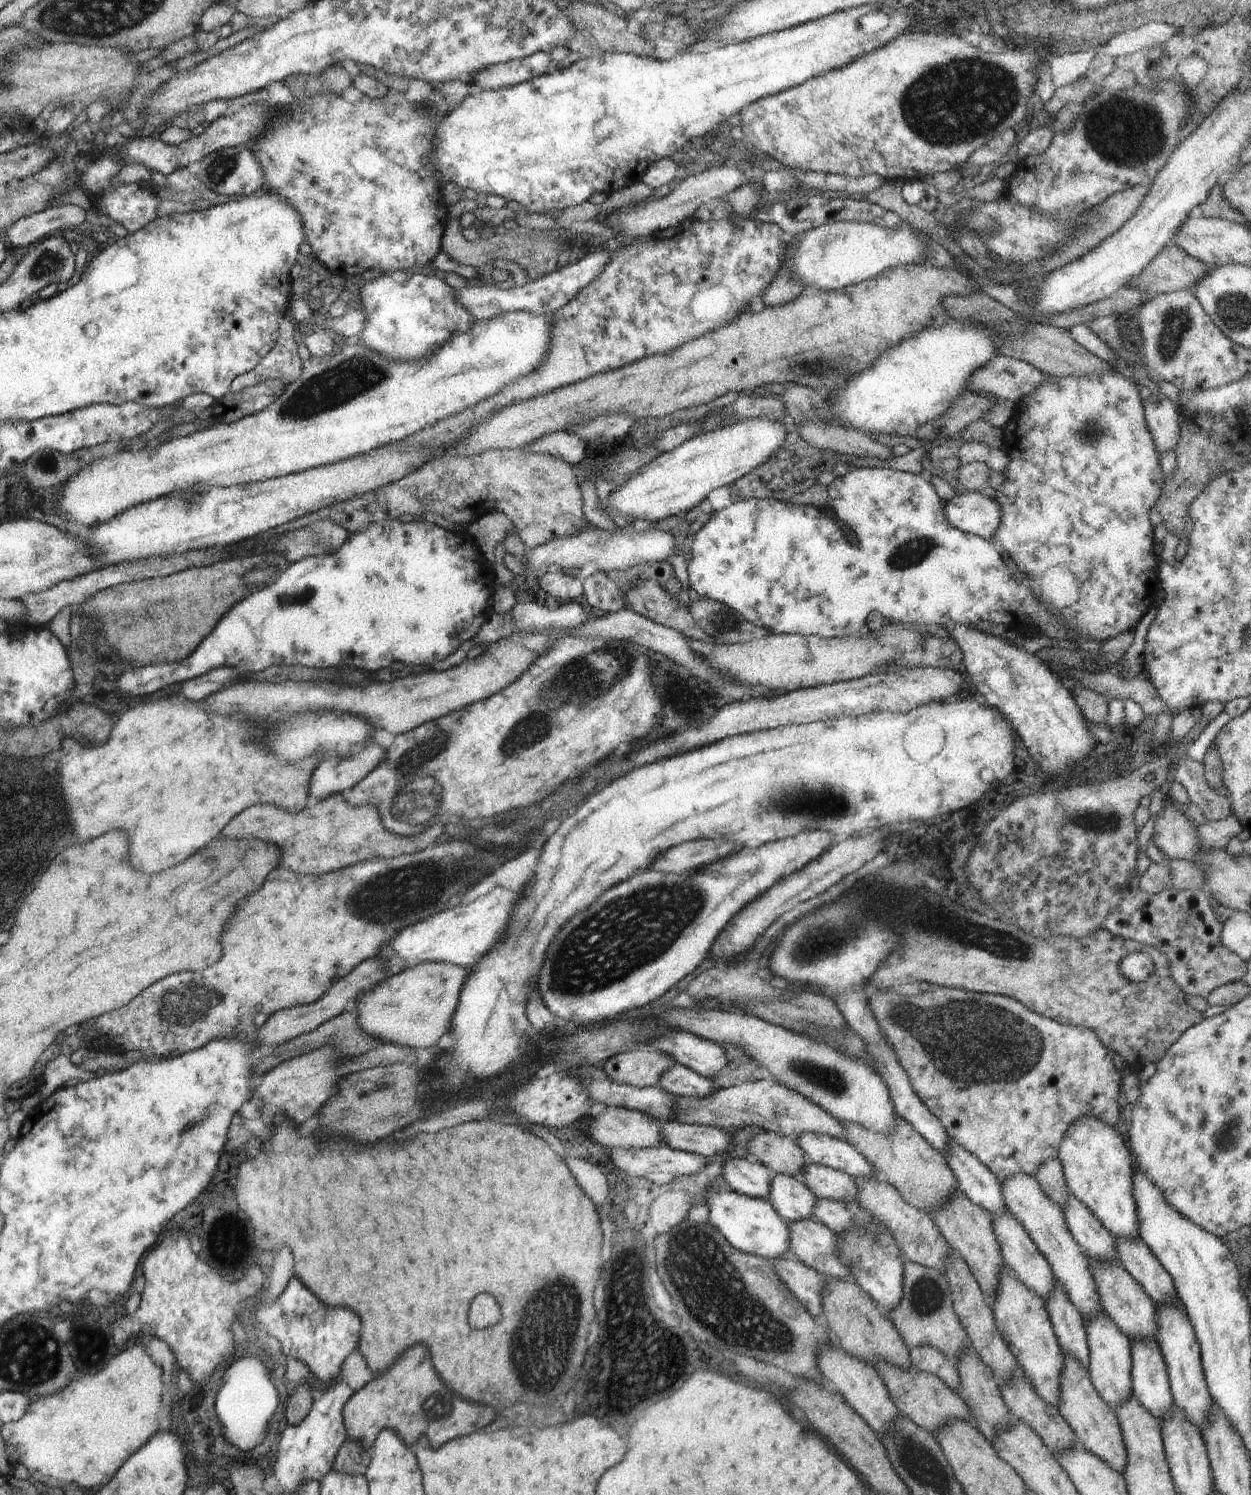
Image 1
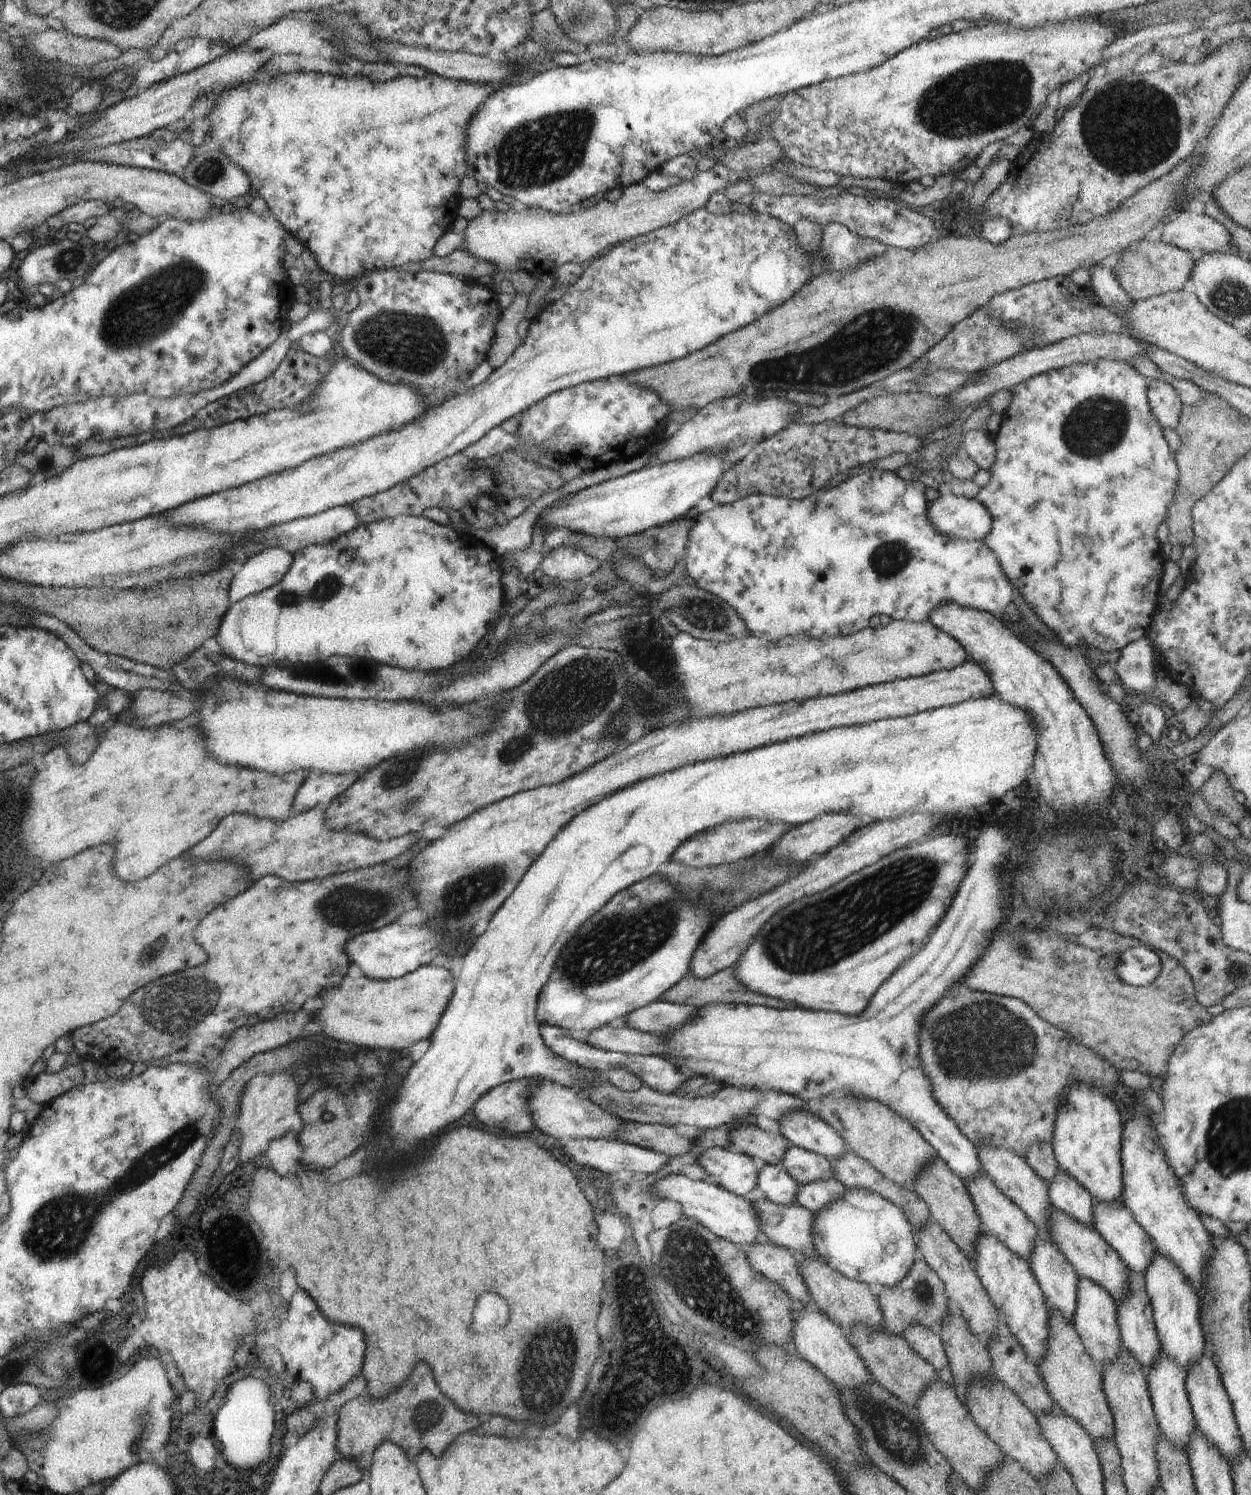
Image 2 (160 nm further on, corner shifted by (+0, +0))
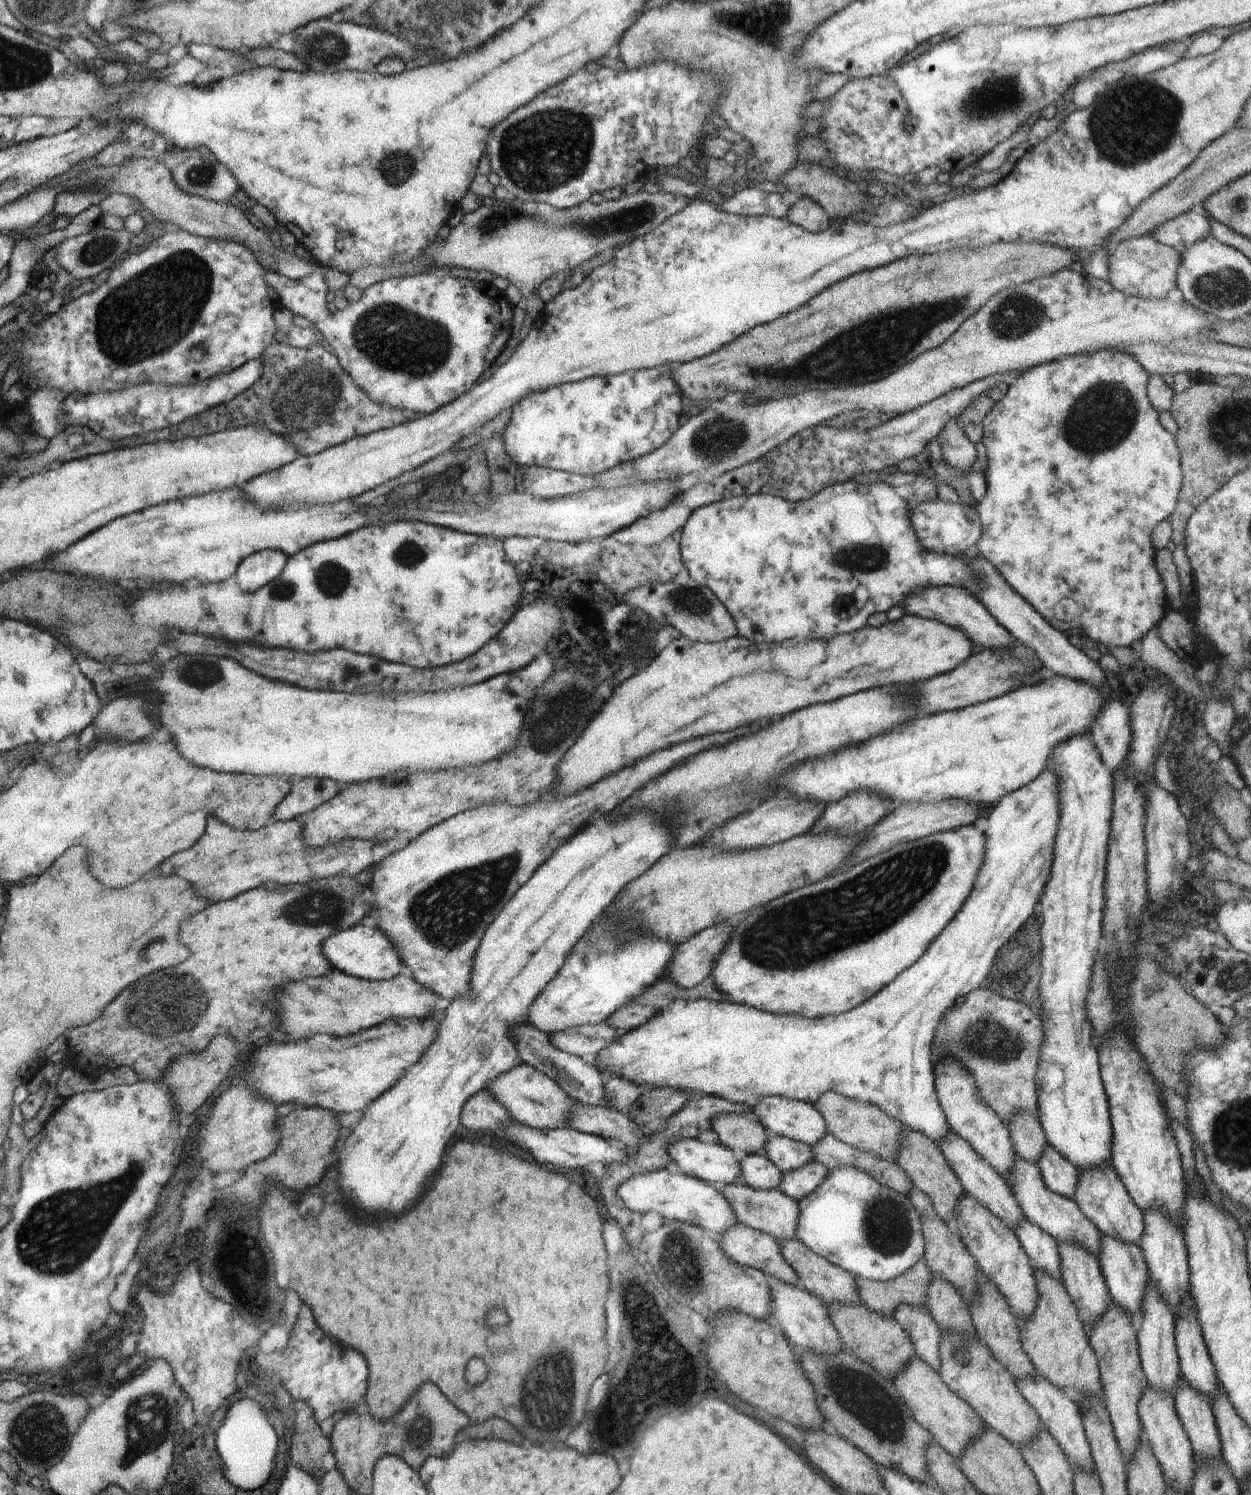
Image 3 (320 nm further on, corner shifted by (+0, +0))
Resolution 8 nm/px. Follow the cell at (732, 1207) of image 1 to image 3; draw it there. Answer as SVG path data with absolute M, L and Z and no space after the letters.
M665 1169L645 1172L628 1178L617 1186L617 1198L622 1206L641 1215L654 1211L666 1221L692 1223L708 1228L716 1234L723 1233L738 1223L732 1207L715 1184L705 1183L688 1175L673 1175Z

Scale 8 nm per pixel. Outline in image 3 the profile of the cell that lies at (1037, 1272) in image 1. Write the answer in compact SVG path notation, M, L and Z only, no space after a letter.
M952 1131L938 1141L936 1144L942 1151L944 1158L952 1167L952 1170L958 1175L964 1192L973 1196L985 1209L988 1209L994 1216L997 1216L1010 1230L1018 1224L1018 1221L1024 1219L1022 1209L1018 1206L1015 1196L1011 1193L1004 1176L992 1168L977 1152L976 1149L958 1133Z

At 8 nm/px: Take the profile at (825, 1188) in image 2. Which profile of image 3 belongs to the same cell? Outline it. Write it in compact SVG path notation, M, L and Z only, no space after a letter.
M808 1161L804 1166L783 1172L779 1190L799 1201L805 1194L818 1188L827 1172L827 1168L818 1161Z

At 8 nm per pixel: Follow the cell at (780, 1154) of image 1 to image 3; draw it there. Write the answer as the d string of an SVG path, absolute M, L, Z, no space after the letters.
M722 1113L711 1118L711 1128L718 1134L720 1138L720 1142L734 1150L734 1148L738 1148L738 1150L742 1150L742 1152L748 1153L758 1153L763 1154L763 1144L768 1140L768 1136L770 1135L766 1129L758 1121L750 1120L750 1118L746 1117L745 1113Z

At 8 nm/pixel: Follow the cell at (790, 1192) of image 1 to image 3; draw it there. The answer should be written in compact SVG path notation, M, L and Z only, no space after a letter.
M748 1153L739 1161L741 1182L755 1189L779 1190L783 1172L764 1154Z

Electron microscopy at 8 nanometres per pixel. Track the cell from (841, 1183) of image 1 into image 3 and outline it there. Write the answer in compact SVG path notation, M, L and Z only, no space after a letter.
M776 1134L768 1136L768 1140L763 1144L763 1154L780 1169L780 1172L797 1169L808 1161L815 1160L811 1146Z

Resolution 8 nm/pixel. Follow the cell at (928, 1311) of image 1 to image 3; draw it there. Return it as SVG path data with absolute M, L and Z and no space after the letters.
M918 1261L899 1277L884 1282L871 1281L854 1273L851 1276L855 1280L860 1302L876 1312L891 1316L900 1303L925 1306L931 1270L927 1263Z

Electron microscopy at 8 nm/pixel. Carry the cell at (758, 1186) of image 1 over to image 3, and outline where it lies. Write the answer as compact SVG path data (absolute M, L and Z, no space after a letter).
M680 1137L667 1146L668 1156L684 1175L717 1187L741 1182L741 1166L731 1148L706 1143L697 1137Z

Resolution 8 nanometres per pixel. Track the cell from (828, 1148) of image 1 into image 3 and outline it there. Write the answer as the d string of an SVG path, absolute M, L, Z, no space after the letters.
M768 1095L761 1097L751 1110L770 1134L796 1139L808 1146L815 1145L828 1134L820 1111L804 1101Z

